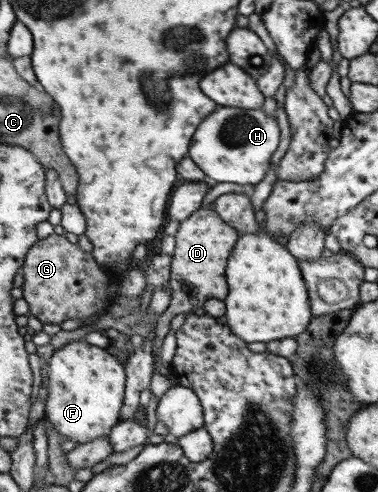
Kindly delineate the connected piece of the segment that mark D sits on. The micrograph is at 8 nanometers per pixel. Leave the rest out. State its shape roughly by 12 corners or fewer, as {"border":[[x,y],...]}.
{"border":[[213,209],[179,225],[170,306],[179,313],[225,299],[225,265],[241,233]]}

